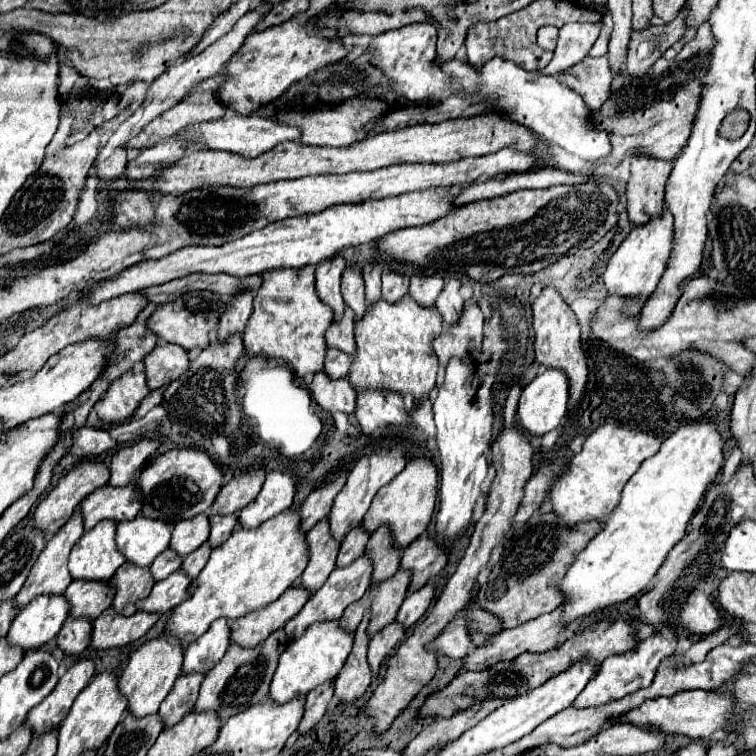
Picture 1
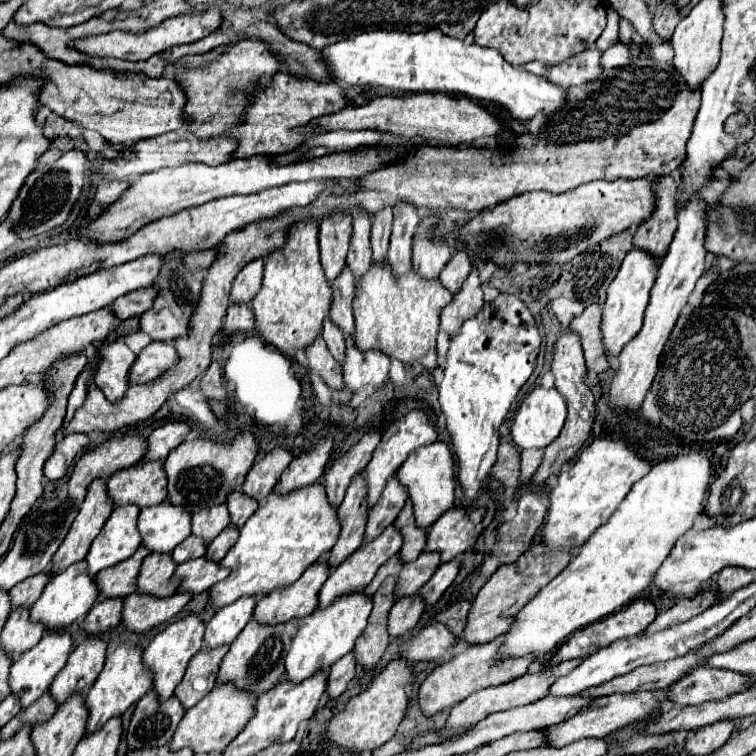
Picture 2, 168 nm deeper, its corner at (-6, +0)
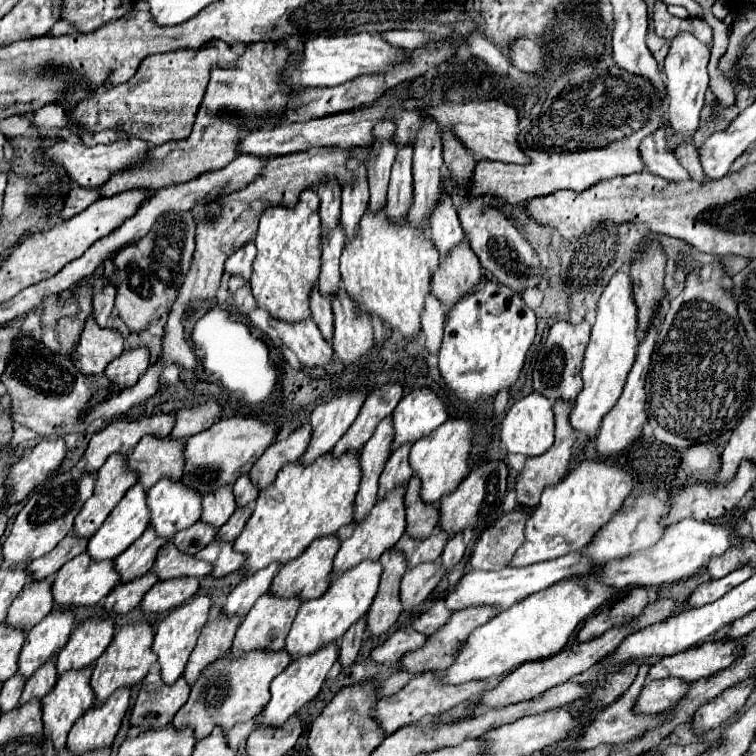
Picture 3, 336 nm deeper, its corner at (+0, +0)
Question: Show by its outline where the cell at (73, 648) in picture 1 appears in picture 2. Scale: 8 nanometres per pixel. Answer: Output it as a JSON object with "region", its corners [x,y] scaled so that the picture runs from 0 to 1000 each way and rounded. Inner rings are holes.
{"region":[[[157,791],[134,794],[118,807],[118,812],[110,823],[110,833],[118,839],[131,839],[131,836],[147,833],[160,823],[160,810],[163,810],[163,794],[157,794]]]}

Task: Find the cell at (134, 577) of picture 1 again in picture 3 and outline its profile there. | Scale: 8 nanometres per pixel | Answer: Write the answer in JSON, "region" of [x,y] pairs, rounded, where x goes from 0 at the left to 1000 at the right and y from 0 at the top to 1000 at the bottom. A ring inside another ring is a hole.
{"region":[[[221,717],[208,730],[205,746],[200,751],[200,759],[208,759],[210,767],[226,767],[226,765],[269,765],[279,757],[279,746],[261,741],[258,735],[239,733],[229,717]]]}

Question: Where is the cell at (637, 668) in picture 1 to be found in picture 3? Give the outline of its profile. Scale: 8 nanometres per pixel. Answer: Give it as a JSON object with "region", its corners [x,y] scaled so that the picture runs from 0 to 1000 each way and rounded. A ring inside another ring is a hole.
{"region":[[[983,749],[978,754],[972,754],[970,759],[962,759],[959,765],[951,765],[951,767],[938,767],[938,770],[930,770],[925,772],[914,788],[909,791],[906,802],[909,804],[922,804],[922,802],[933,802],[938,796],[946,796],[951,794],[956,786],[962,786],[967,778],[972,778],[975,772],[985,770],[999,754],[991,751],[991,749]]]}

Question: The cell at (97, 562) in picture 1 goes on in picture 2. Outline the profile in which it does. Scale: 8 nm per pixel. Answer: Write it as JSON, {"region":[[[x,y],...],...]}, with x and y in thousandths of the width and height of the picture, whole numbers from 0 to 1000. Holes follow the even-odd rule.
{"region":[[[179,667],[155,669],[147,677],[115,733],[120,759],[168,741],[187,722],[187,706],[181,698],[184,677],[187,675]]]}

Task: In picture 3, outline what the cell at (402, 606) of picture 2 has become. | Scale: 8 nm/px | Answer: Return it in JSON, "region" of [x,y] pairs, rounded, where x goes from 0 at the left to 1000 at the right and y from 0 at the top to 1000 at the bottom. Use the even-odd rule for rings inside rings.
{"region":[[[581,741],[567,743],[567,746],[554,746],[552,751],[538,754],[533,767],[530,767],[533,804],[538,807],[538,804],[557,799],[573,783],[573,778],[581,772],[586,759],[589,759],[589,754],[586,754]]]}

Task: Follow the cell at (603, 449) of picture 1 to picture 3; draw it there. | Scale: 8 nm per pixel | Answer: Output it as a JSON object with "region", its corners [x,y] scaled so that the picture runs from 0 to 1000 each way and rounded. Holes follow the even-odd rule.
{"region":[[[792,606],[766,611],[737,643],[724,643],[718,648],[713,669],[697,688],[694,720],[681,730],[676,749],[700,749],[769,728],[824,667],[835,648],[837,632],[827,622]]]}

